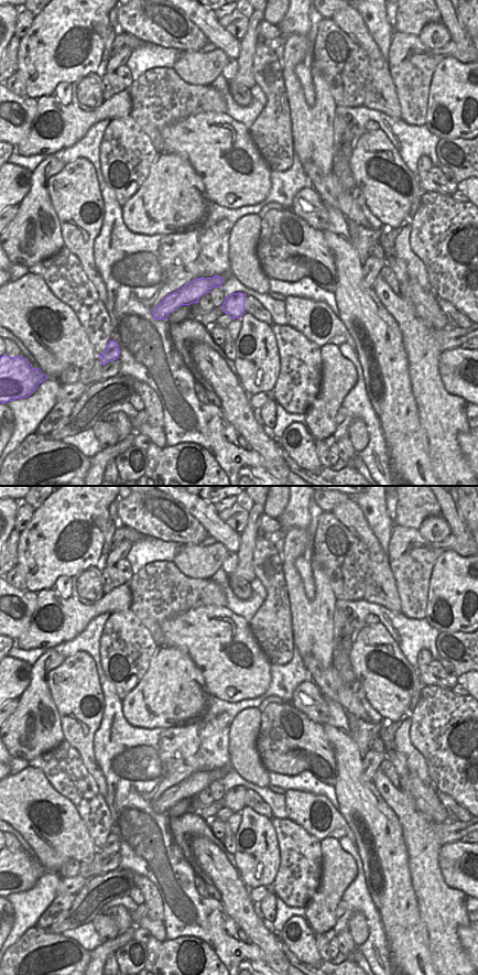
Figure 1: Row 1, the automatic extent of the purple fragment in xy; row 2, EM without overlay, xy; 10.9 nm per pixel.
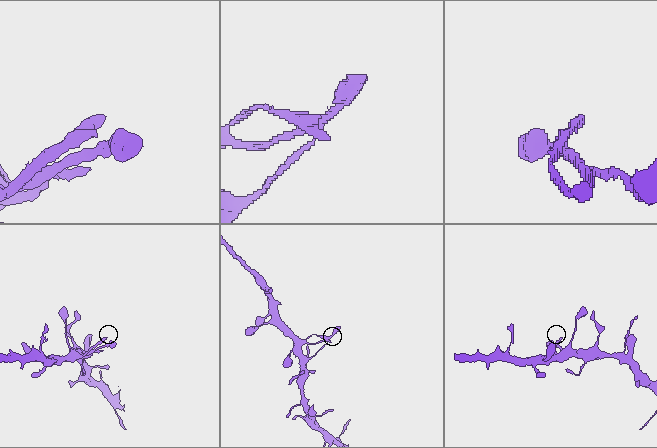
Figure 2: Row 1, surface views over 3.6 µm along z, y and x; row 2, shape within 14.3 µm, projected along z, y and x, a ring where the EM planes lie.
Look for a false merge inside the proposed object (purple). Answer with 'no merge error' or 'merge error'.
no merge error

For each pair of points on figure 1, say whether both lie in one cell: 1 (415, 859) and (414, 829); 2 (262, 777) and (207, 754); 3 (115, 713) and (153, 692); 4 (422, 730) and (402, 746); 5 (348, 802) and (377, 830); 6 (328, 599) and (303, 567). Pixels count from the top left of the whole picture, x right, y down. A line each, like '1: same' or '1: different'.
1: same
2: different
3: different
4: different
5: same
6: different

